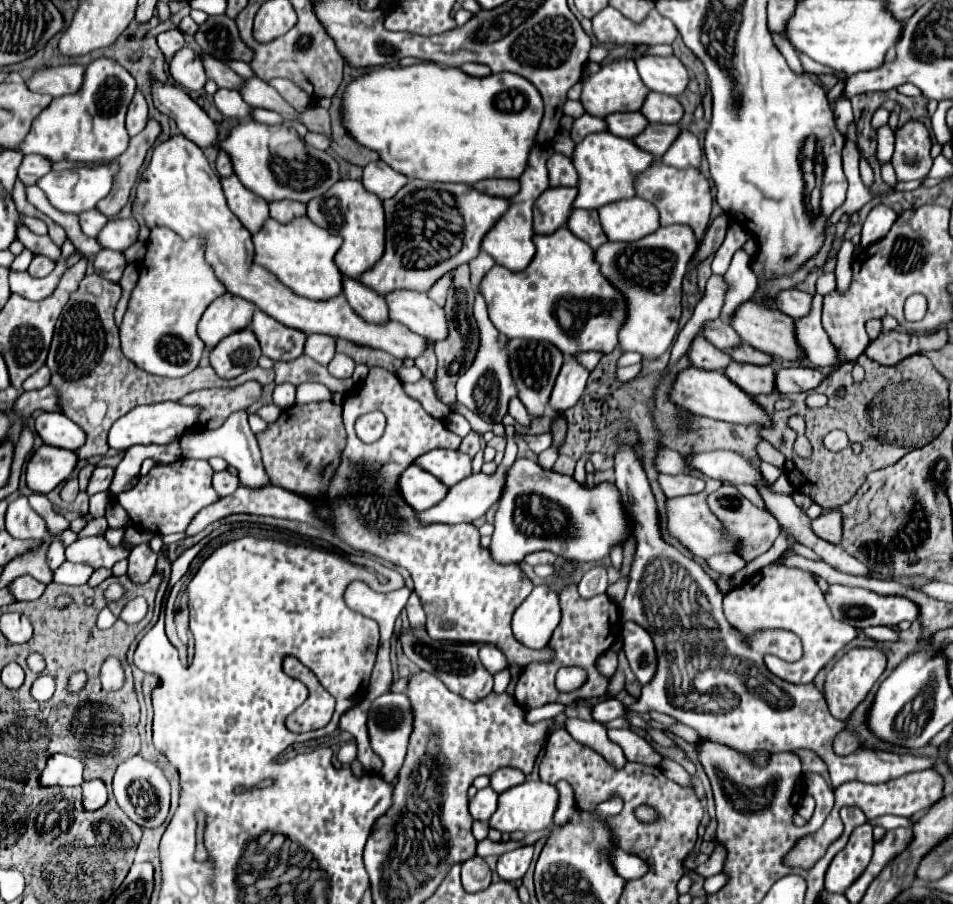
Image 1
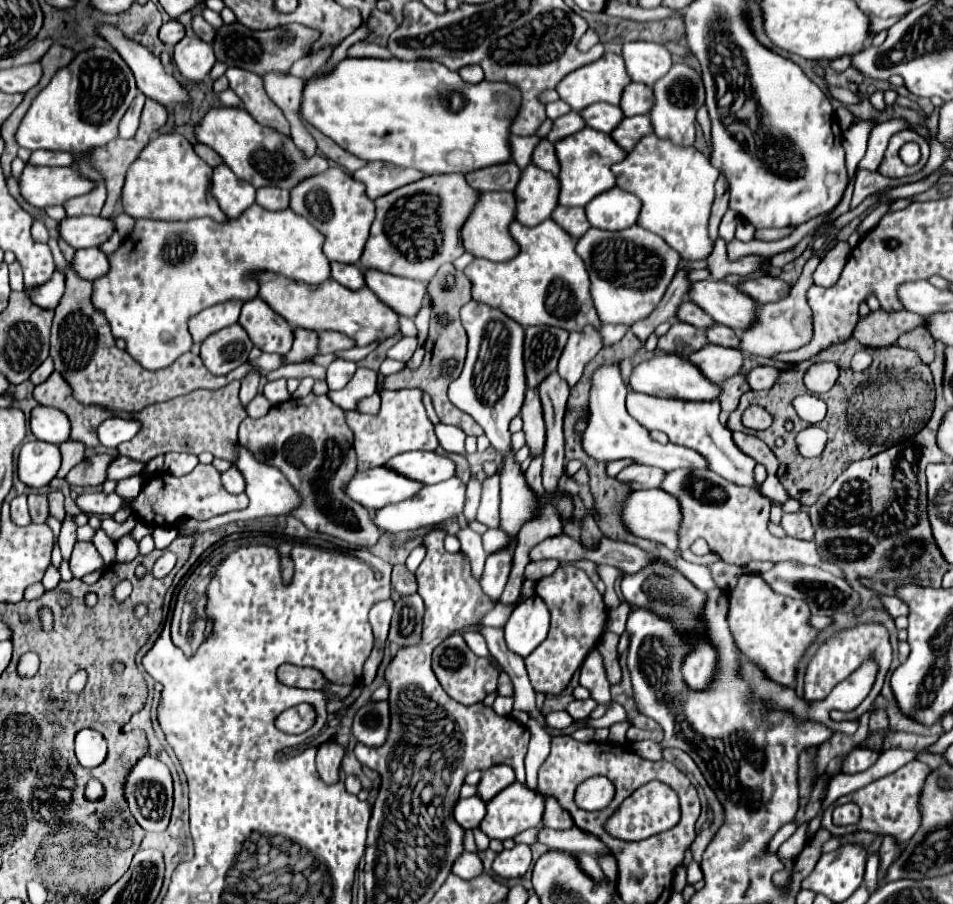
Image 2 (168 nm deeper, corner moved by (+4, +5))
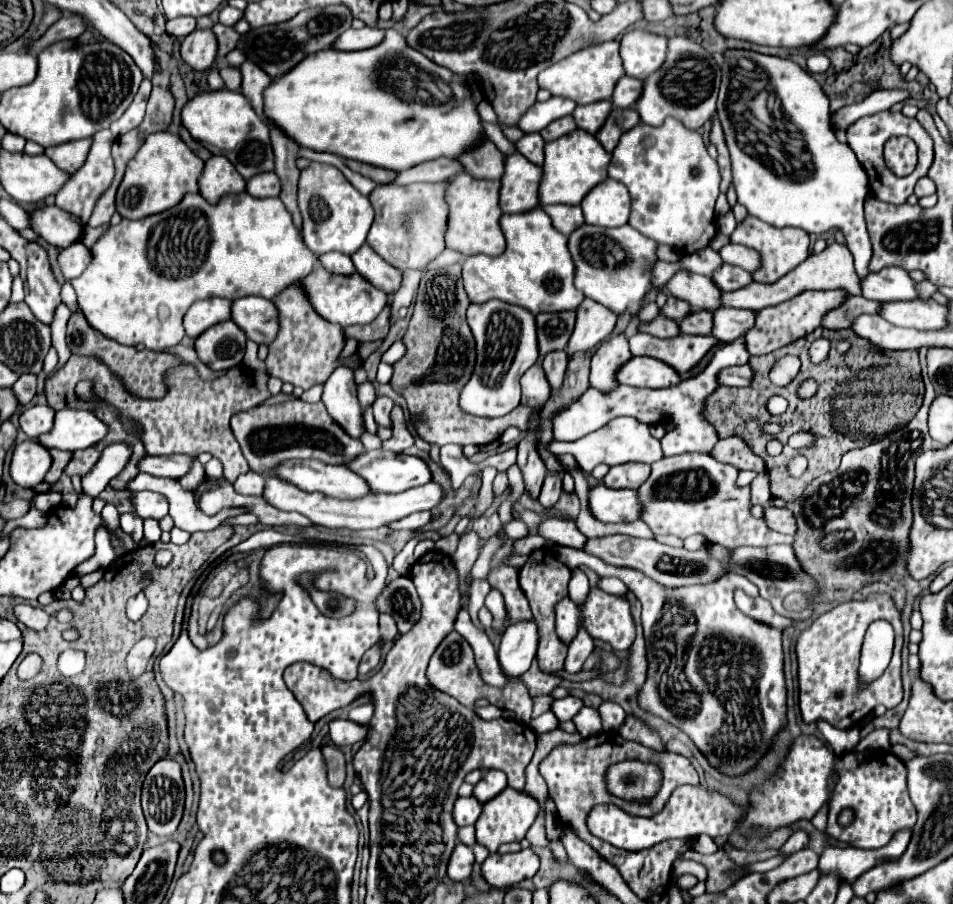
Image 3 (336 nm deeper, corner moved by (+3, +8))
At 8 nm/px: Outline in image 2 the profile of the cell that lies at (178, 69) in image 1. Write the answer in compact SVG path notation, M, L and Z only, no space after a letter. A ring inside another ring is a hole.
M185 37L175 45L173 61L185 79L203 81L215 63L215 55L209 43L197 37Z

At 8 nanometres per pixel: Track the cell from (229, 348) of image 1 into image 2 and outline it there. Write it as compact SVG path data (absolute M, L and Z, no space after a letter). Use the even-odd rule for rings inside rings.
M235 323L213 335L209 335L201 345L201 359L213 375L227 375L249 359L253 343L247 331Z

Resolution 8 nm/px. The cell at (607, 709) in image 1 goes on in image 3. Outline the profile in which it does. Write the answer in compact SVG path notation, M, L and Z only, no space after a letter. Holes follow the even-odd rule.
M566 696L566 698L560 698L560 700L554 700L550 710L554 712L554 716L562 722L562 720L572 720L578 710L584 706L584 702L580 698L574 698L574 696Z

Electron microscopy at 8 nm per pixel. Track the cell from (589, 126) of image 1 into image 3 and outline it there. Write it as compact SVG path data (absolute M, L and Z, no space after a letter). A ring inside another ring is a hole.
M564 116L560 120L554 120L552 124L548 124L548 128L544 128L540 132L540 136L544 138L544 142L550 142L550 140L556 140L568 132L576 130L576 124L574 124L574 118L572 116Z

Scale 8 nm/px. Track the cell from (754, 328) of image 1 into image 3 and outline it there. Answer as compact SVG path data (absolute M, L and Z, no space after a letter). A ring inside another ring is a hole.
M678 270L668 280L668 292L674 298L686 300L692 310L718 310L720 308L720 290L708 276L700 276L688 270Z

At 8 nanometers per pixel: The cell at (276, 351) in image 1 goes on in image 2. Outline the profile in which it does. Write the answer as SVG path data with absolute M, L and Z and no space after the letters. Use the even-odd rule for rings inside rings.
M259 297L243 305L239 325L263 353L285 355L295 339L295 329Z

